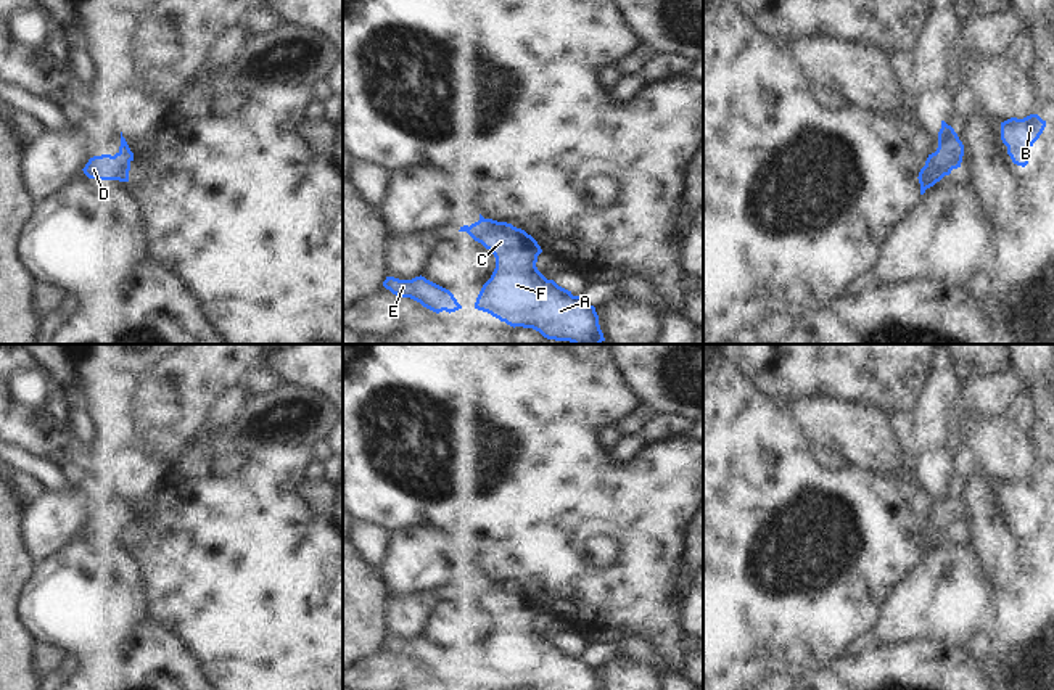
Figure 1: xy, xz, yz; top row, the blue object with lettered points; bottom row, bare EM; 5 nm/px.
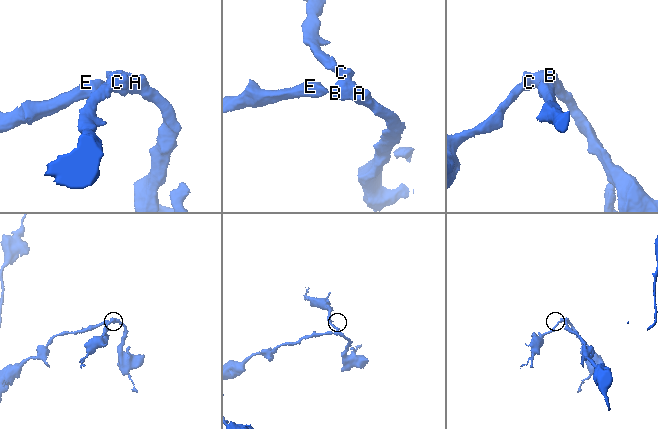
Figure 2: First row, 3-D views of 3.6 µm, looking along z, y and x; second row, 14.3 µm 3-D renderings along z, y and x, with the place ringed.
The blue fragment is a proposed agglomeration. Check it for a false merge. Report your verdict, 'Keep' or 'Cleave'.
Keep

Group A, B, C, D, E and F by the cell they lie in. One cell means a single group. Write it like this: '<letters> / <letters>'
A B C D E F

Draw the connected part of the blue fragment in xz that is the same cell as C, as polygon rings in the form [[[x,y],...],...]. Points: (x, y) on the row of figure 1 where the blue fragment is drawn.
[[[480,214],[478,222],[459,232],[467,232],[496,257],[496,269],[483,285],[475,309],[513,328],[533,328],[547,339],[573,344],[605,341],[595,307],[537,270],[542,249],[525,230]]]

